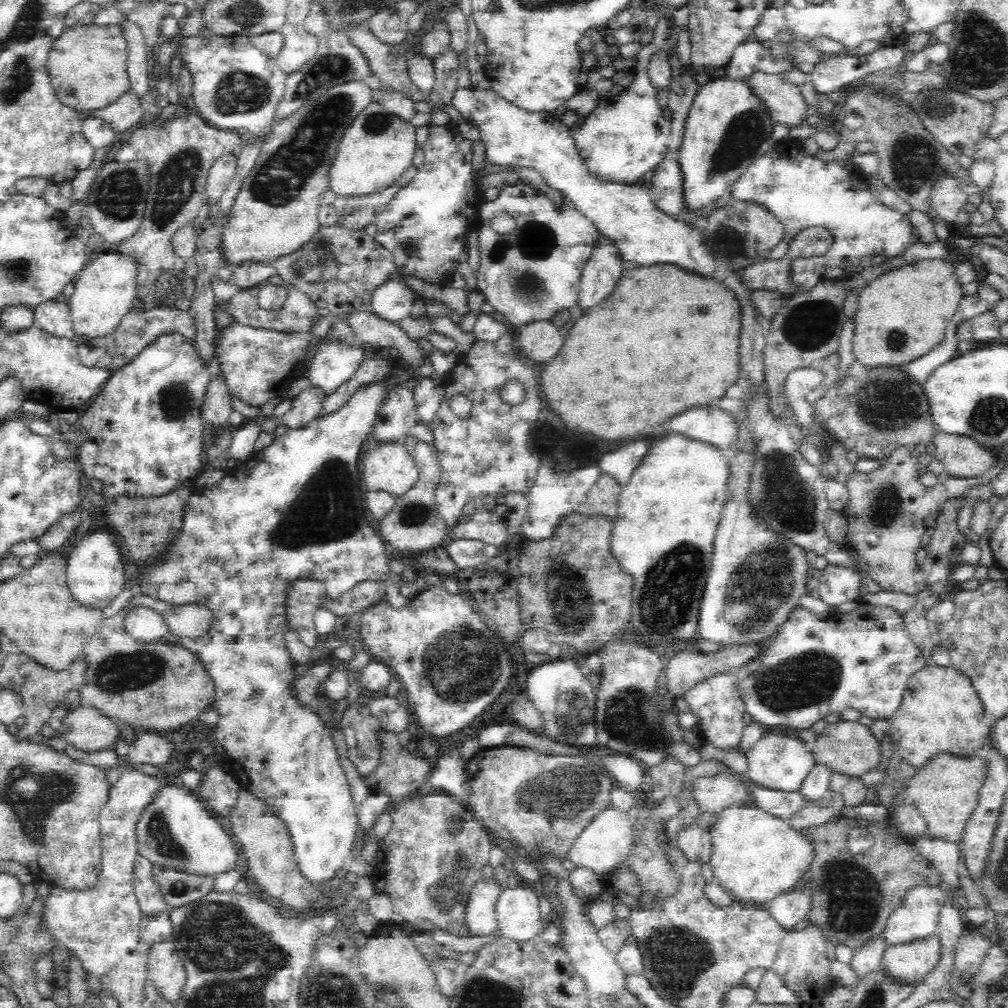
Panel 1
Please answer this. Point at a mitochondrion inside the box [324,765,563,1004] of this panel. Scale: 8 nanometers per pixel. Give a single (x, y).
(444, 894)

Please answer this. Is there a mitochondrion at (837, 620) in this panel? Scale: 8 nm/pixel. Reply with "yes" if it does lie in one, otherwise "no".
no

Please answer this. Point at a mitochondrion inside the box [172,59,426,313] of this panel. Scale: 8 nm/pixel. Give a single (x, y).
(289, 168)

